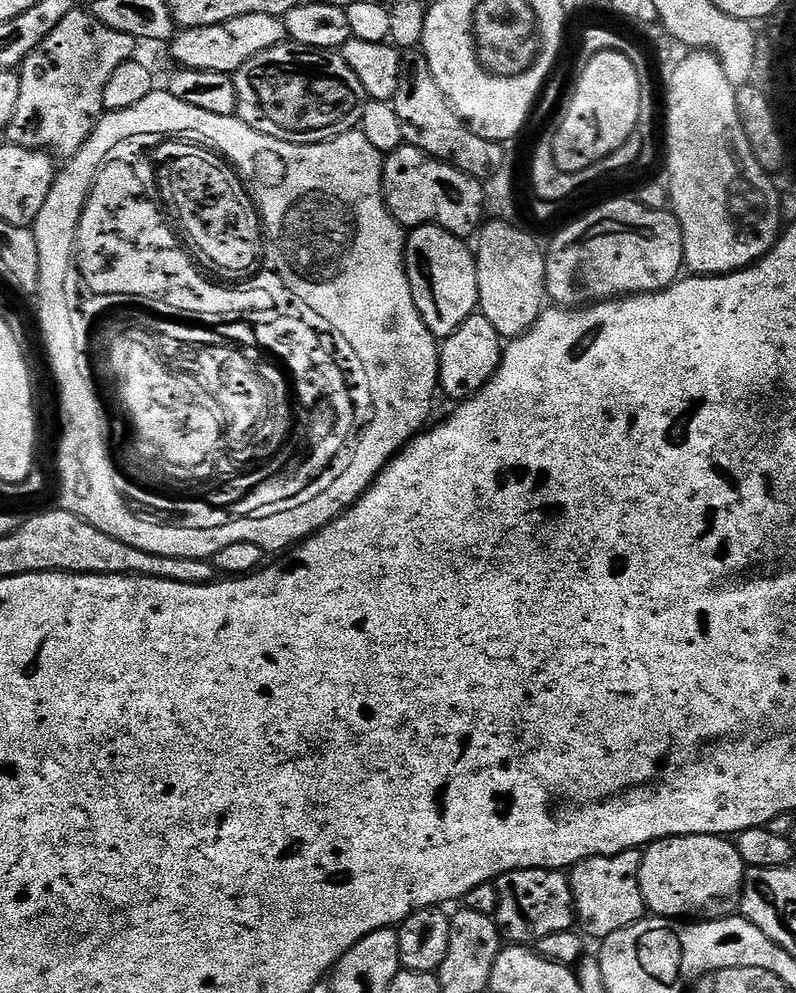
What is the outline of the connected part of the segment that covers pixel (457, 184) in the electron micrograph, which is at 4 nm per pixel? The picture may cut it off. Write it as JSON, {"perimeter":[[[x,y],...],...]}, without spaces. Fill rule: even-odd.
{"perimeter":[[[406,143],[384,156],[384,201],[392,217],[405,230],[437,224],[455,236],[475,237],[486,216],[481,181]]]}

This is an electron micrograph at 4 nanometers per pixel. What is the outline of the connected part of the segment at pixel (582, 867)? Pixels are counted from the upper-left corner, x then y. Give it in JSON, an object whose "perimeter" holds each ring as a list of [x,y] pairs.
{"perimeter":[[[639,851],[619,852],[613,856],[591,856],[570,869],[572,897],[576,902],[578,928],[585,937],[603,942],[610,934],[629,928],[645,919],[646,905],[640,885]]]}

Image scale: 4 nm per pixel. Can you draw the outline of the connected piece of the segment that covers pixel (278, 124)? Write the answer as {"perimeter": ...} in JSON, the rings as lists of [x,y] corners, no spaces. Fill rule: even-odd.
{"perimeter":[[[285,42],[250,58],[246,66],[234,73],[234,79],[238,90],[236,115],[246,122],[246,126],[262,134],[270,134],[270,138],[278,138],[282,142],[320,144],[359,129],[362,110],[369,102],[366,90],[362,90],[362,82],[358,82],[358,74],[346,66],[339,51],[331,48],[311,48]]]}

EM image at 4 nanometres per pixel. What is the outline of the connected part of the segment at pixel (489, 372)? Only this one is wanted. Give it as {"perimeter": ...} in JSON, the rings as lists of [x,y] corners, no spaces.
{"perimeter":[[[474,314],[454,330],[454,334],[443,337],[440,344],[440,382],[439,391],[444,392],[455,402],[463,402],[478,394],[494,378],[501,358],[504,357],[506,344],[494,330],[490,318]]]}

